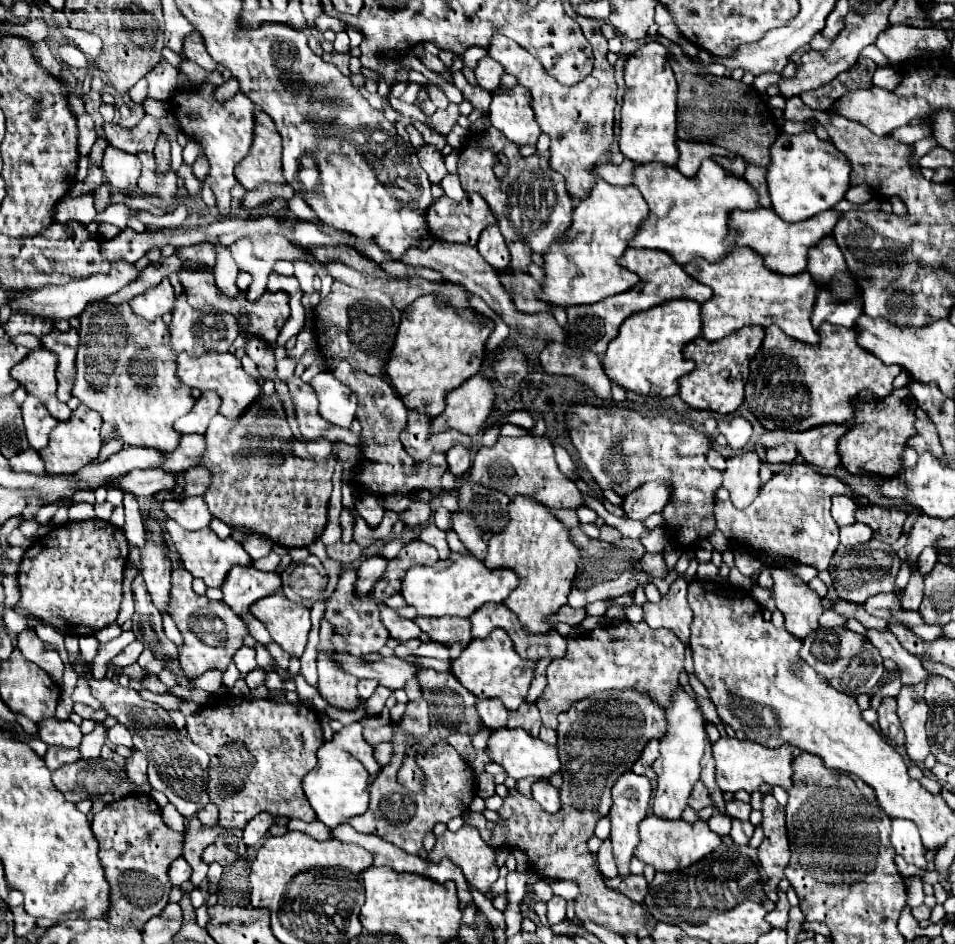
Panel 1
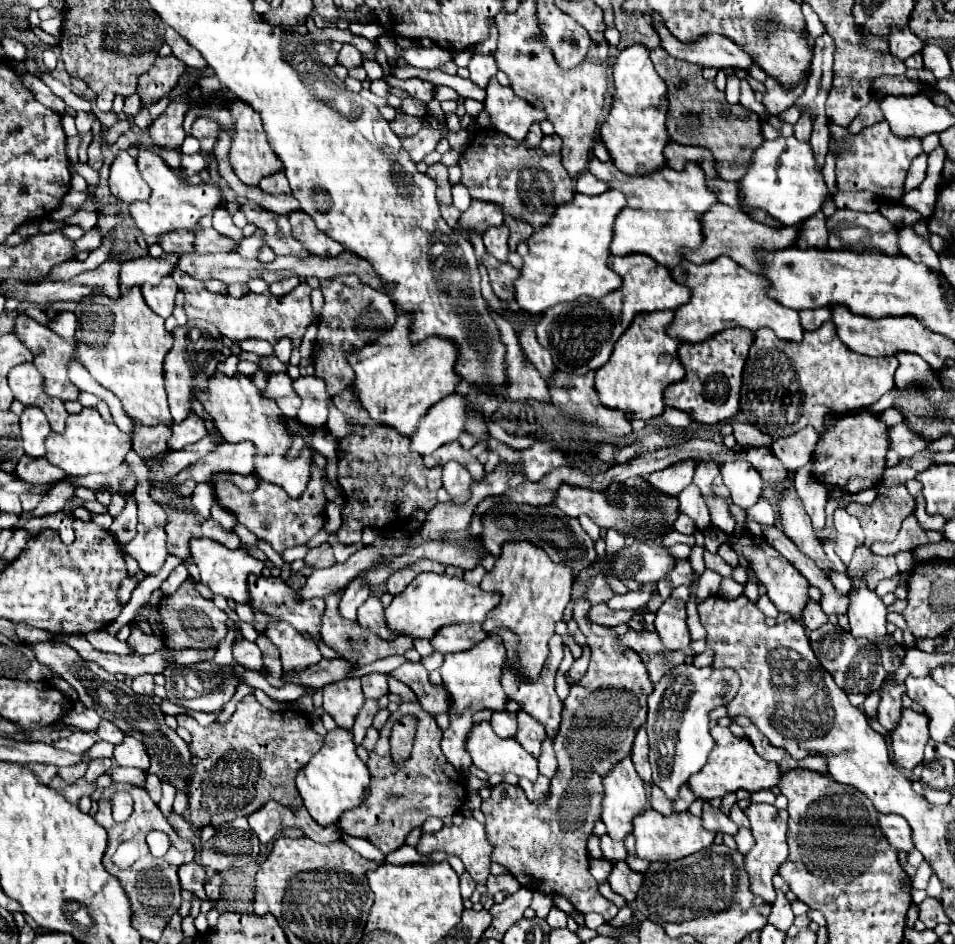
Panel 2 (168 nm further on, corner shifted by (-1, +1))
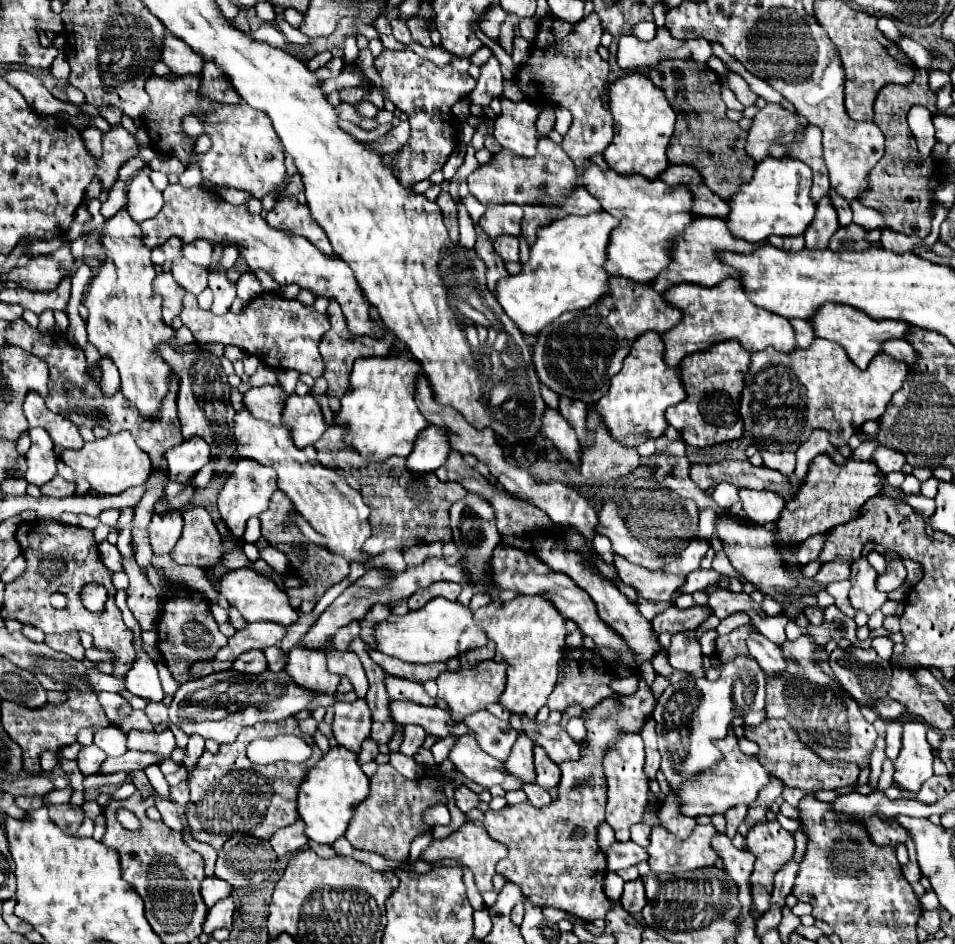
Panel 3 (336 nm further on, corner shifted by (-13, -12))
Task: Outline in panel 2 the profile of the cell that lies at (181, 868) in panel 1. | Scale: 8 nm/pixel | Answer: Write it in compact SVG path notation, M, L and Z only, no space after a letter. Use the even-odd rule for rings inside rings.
M190 862L190 864L184 864L180 870L180 882L182 882L182 888L188 890L188 892L194 892L200 900L208 901L206 892L204 890L204 882L206 882L206 872L200 864L196 862Z

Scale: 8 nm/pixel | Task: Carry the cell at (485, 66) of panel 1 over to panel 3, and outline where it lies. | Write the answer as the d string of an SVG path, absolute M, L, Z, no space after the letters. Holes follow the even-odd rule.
M490 57L480 67L480 79L476 81L476 89L470 93L470 99L474 105L490 105L492 99L500 97L504 89L504 77L500 71L500 63L496 57Z

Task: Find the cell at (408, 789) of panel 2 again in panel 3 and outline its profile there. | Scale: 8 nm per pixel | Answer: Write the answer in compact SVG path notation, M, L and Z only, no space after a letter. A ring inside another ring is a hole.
M380 765L370 779L370 795L354 811L354 817L346 831L346 839L356 849L374 851L392 861L406 861L410 843L418 835L430 831L430 825L424 821L426 809L446 801L448 799L444 795L440 777L406 779L392 765Z

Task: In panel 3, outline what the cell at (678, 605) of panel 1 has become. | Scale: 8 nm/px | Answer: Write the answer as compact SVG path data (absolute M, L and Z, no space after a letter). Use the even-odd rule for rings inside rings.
M684 633L672 635L668 659L670 659L670 665L678 671L694 673L694 671L702 669L702 649L700 649L698 639L684 637Z

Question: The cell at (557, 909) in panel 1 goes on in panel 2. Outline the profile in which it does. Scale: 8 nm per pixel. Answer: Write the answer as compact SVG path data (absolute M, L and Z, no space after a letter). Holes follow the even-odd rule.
M556 906L550 910L550 914L546 918L550 928L566 928L566 920L568 920L568 916L560 908L556 908Z

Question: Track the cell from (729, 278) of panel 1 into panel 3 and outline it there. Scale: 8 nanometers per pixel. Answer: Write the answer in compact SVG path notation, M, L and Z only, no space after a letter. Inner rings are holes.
M732 277L720 281L714 287L702 287L696 283L680 283L680 285L670 287L664 293L664 297L666 297L666 301L670 301L670 305L682 309L682 313L684 313L684 319L674 329L670 329L662 335L664 345L666 345L664 359L668 365L680 365L680 361L686 355L704 351L712 343L730 341L730 339L738 339L742 343L742 347L748 349L750 353L764 351L766 347L774 347L780 353L792 353L798 347L796 333L794 333L790 321L776 313L756 307L744 293L744 287L740 283L736 283L736 279L732 279Z

